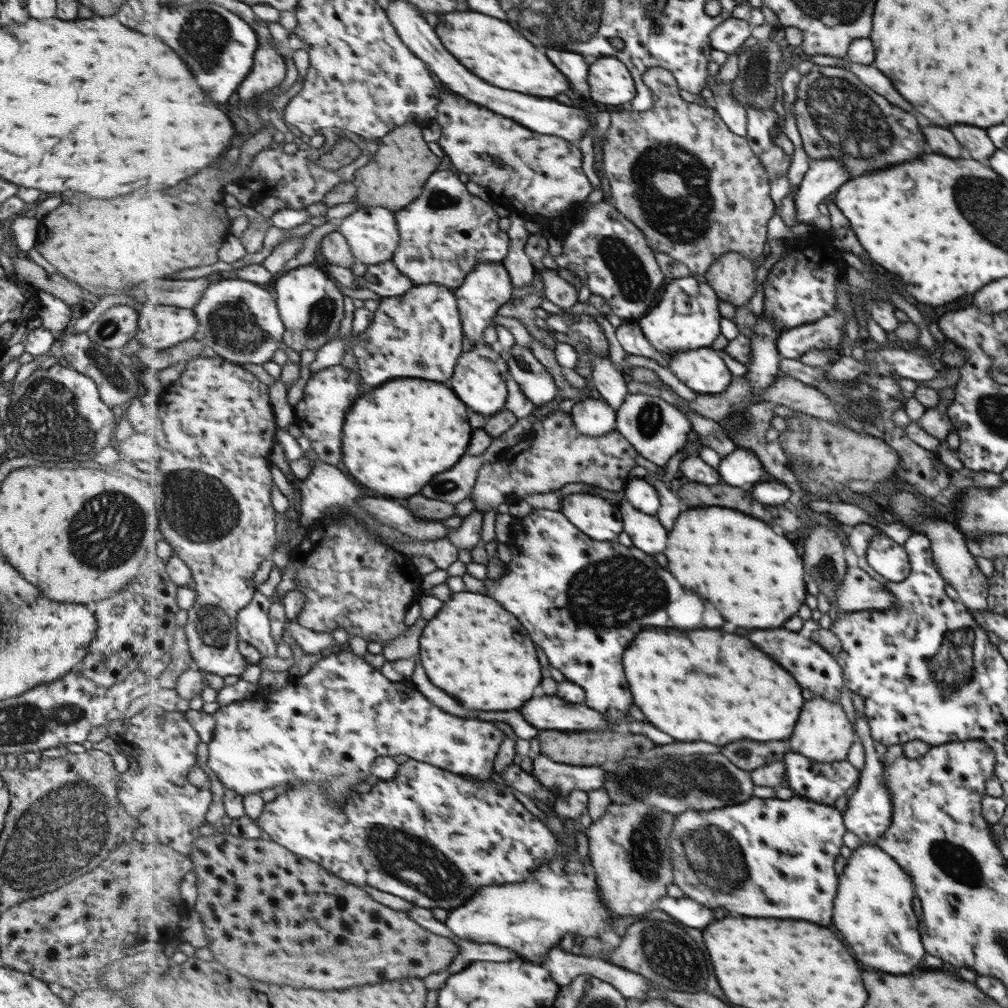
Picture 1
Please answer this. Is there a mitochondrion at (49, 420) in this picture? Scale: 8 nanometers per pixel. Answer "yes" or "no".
yes

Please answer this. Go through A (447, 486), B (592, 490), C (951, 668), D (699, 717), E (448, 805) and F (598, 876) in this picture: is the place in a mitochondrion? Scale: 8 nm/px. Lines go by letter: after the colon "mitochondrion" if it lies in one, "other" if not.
A: mitochondrion
B: other
C: mitochondrion
D: other
E: other
F: other

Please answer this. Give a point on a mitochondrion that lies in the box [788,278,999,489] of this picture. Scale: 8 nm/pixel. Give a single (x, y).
(865, 407)

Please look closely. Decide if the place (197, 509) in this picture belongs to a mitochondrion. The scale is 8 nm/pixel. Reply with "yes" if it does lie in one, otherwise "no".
yes

